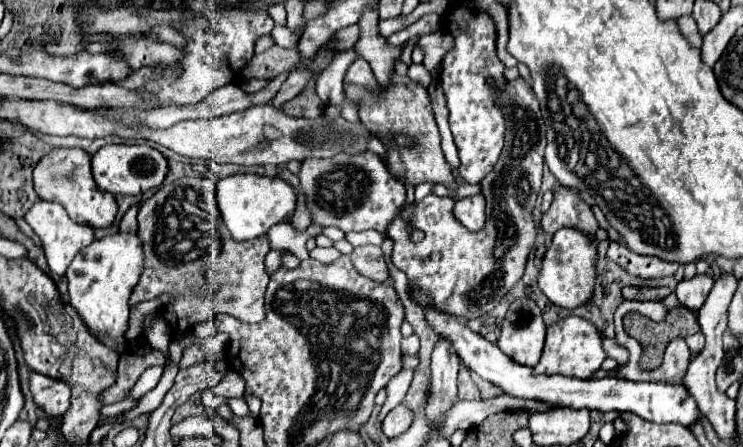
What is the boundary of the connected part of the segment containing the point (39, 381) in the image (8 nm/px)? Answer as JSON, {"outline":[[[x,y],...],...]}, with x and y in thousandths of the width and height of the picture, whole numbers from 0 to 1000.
{"outline":[[[43,834],[40,839],[40,875],[46,884],[46,897],[51,911],[57,911],[65,928],[81,933],[94,911],[97,870],[83,848],[70,848],[65,839]]]}

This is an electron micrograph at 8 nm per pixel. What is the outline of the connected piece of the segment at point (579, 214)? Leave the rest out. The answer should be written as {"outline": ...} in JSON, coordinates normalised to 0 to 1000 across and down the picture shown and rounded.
{"outline":[[[751,414],[746,423],[746,450],[729,485],[729,512],[743,526],[756,508],[775,508],[799,526],[805,512],[805,494],[794,459],[783,450],[775,423]]]}

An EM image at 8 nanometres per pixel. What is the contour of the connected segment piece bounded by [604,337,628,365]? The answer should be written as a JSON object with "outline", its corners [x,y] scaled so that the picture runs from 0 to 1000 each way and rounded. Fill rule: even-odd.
{"outline":[[[813,754],[813,785],[818,790],[818,799],[829,803],[832,817],[840,817],[845,808],[845,785],[840,776],[834,776],[826,758],[816,758]]]}

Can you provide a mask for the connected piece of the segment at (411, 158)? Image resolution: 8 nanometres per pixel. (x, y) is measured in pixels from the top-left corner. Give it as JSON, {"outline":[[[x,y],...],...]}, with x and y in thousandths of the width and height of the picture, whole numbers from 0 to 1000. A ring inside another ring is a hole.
{"outline":[[[528,163],[525,186],[520,195],[511,195],[506,208],[490,195],[476,195],[476,190],[463,190],[463,208],[468,213],[468,221],[485,235],[482,239],[485,271],[503,302],[509,302],[511,315],[517,320],[522,338],[522,365],[525,365],[528,391],[533,391],[541,409],[555,409],[555,414],[563,414],[565,405],[581,405],[581,409],[598,409],[606,423],[616,418],[606,387],[606,369],[600,365],[595,333],[592,333],[592,298],[584,271],[584,253],[579,239],[573,195],[568,195],[565,186],[557,186],[549,168]],[[525,293],[555,302],[563,311],[563,324],[560,329],[530,329],[525,315],[520,315],[528,302]]]}

